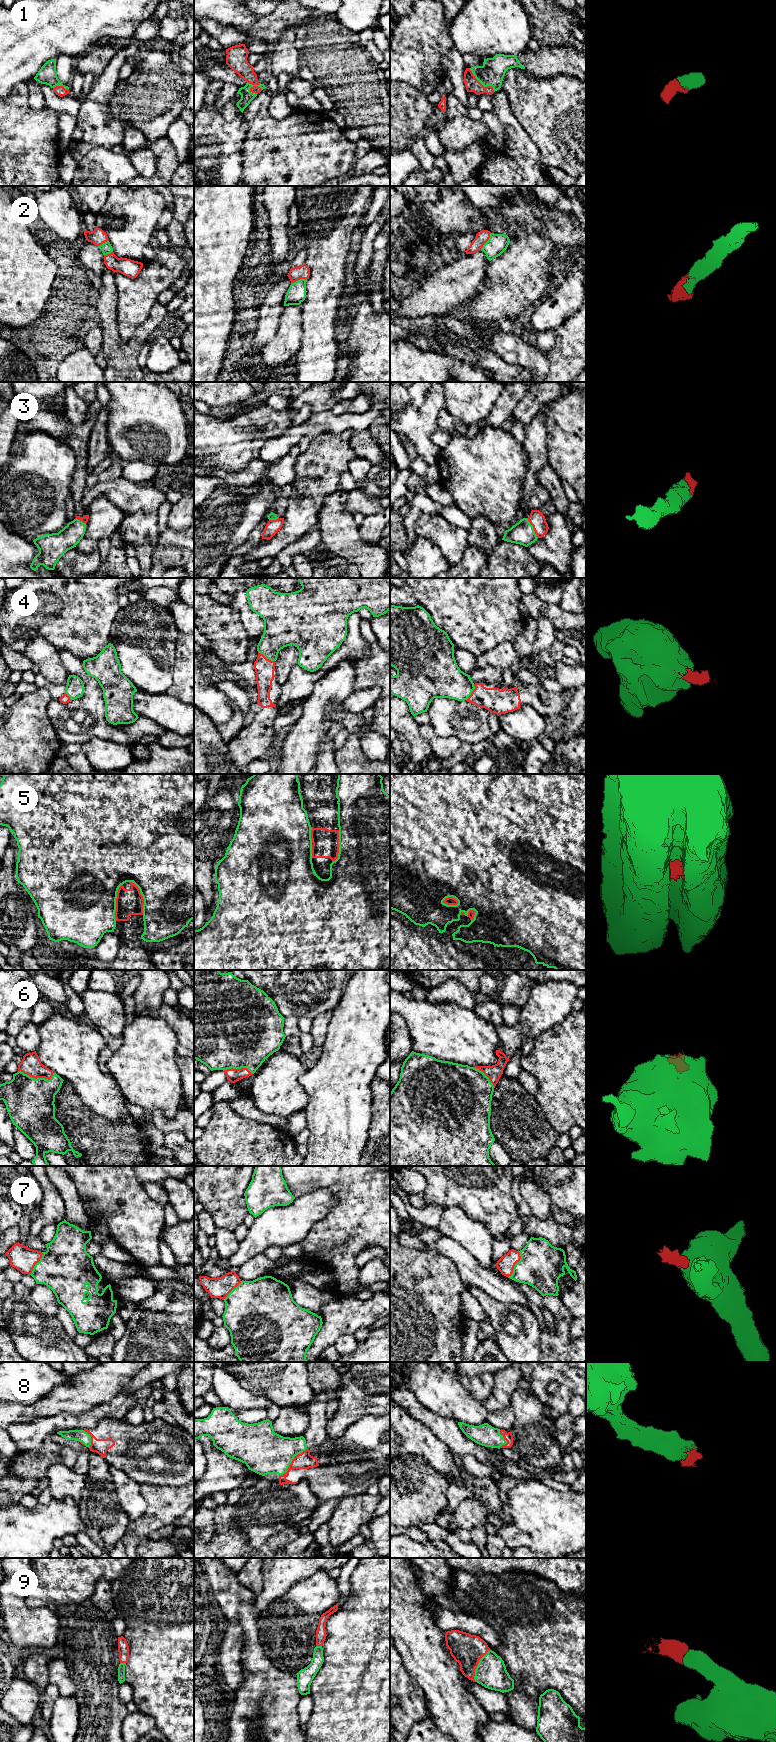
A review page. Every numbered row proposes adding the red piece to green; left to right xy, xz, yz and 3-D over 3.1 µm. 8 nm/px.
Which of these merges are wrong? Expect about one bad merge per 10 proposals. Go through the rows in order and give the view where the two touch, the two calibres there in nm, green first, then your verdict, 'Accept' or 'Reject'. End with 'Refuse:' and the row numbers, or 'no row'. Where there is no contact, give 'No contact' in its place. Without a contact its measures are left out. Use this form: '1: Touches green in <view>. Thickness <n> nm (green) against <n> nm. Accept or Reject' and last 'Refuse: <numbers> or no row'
1: Touches green in xz. Thickness 100 nm (green) against 60 nm. Accept
2: Touches green in yz. Thickness 160 nm (green) against 100 nm. Accept
3: Touches green in yz. Thickness 180 nm (green) against 120 nm. Accept
4: Touches green in xz. Thickness 280 nm (green) against 160 nm. Accept
5: Touches green in xy. Thickness 500 nm (green) against 200 nm. Reject
6: Touches green in xy. Thickness 380 nm (green) against 160 nm. Accept
7: Touches green in yz. Thickness 360 nm (green) against 140 nm. Accept
8: Touches green in xz. Thickness 360 nm (green) against 130 nm. Accept
9: Touches green in yz. Thickness 240 nm (green) against 260 nm. Accept
Refuse: 5

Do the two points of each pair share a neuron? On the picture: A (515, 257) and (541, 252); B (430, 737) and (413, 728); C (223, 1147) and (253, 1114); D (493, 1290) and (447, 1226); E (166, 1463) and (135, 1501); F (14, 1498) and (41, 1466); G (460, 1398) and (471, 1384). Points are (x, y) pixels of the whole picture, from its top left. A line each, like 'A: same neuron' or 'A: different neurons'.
A: same neuron
B: different neurons
C: different neurons
D: different neurons
E: different neurons
F: same neuron
G: different neurons

